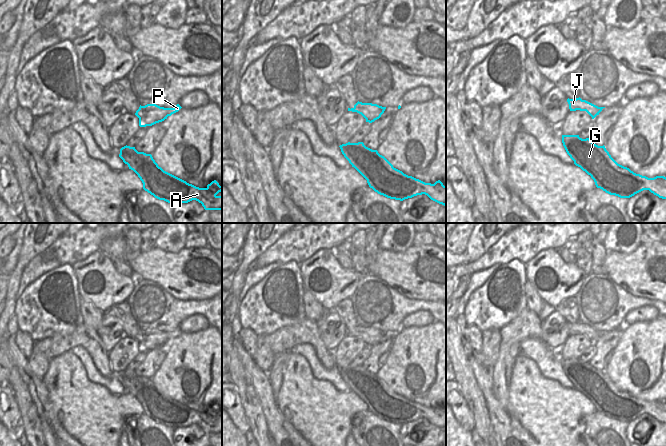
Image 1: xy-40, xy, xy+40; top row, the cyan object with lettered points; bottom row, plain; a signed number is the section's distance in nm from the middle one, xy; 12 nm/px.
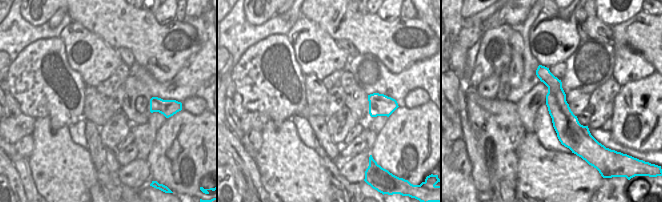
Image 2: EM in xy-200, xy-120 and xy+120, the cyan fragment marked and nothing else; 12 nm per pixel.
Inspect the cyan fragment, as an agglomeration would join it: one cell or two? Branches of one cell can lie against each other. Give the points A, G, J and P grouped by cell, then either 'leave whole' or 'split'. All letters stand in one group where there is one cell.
A G J / P; split

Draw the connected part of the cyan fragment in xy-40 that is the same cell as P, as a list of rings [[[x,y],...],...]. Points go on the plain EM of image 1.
[[[147,328],[139,332],[135,339],[139,342],[139,350],[146,351],[164,345],[168,340],[178,336],[181,332],[179,328],[174,332],[164,332],[156,328]]]

